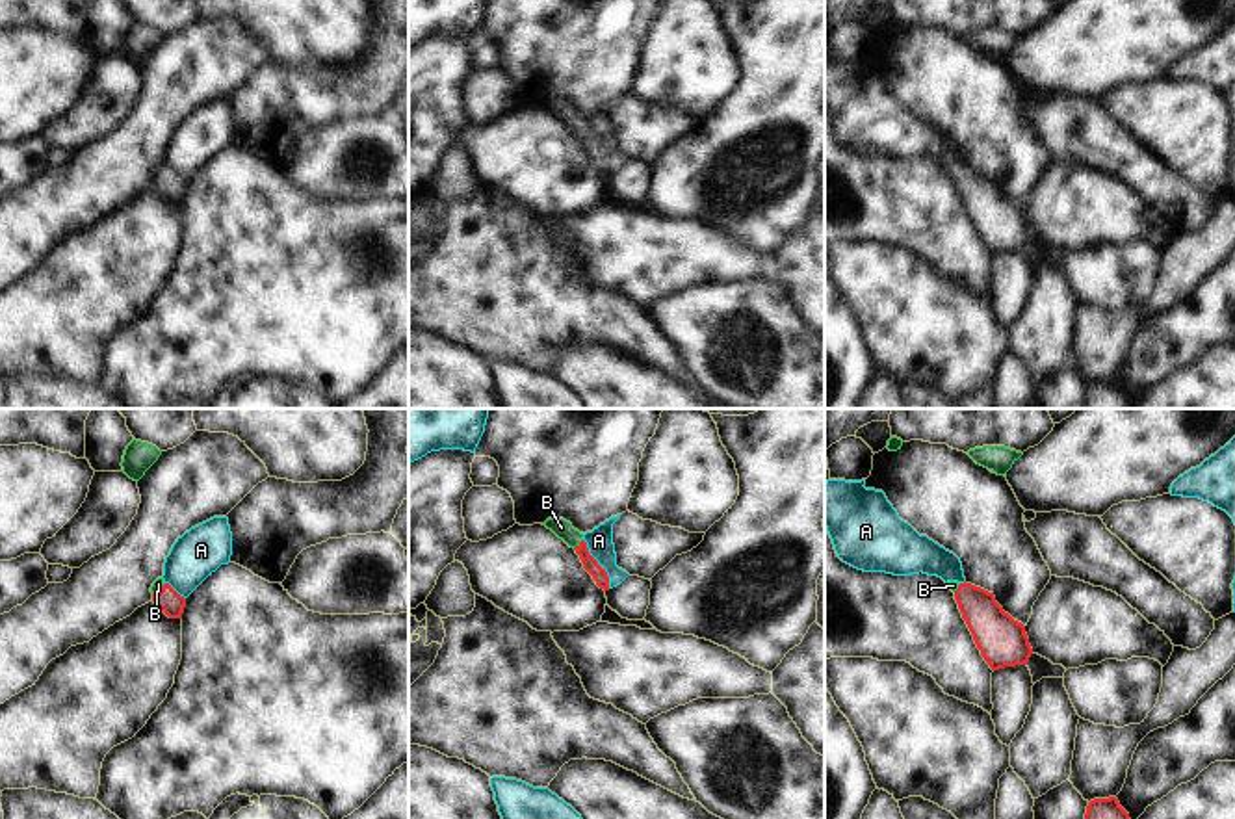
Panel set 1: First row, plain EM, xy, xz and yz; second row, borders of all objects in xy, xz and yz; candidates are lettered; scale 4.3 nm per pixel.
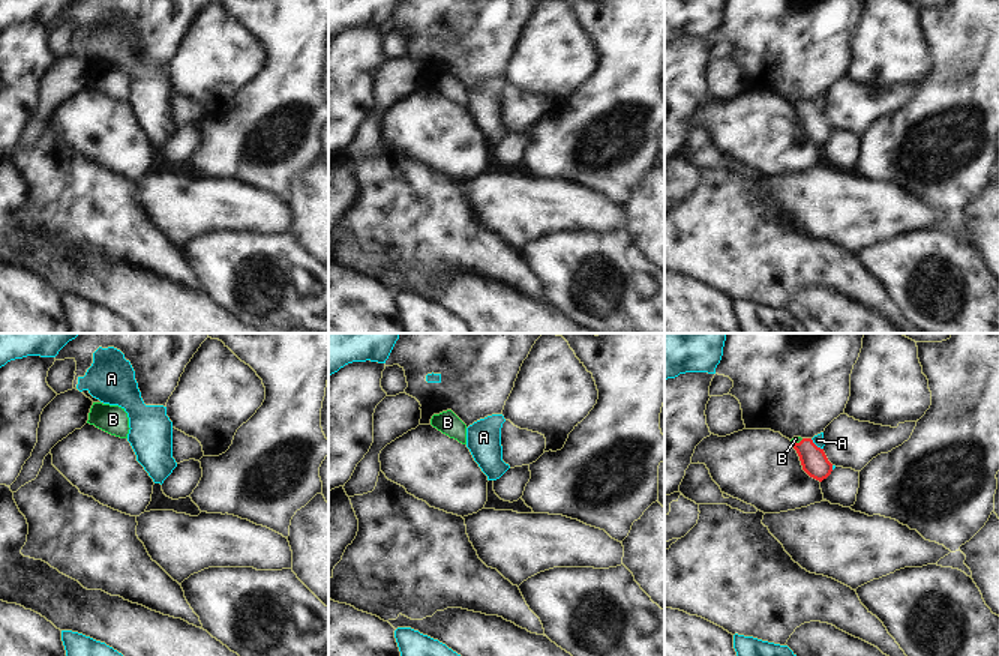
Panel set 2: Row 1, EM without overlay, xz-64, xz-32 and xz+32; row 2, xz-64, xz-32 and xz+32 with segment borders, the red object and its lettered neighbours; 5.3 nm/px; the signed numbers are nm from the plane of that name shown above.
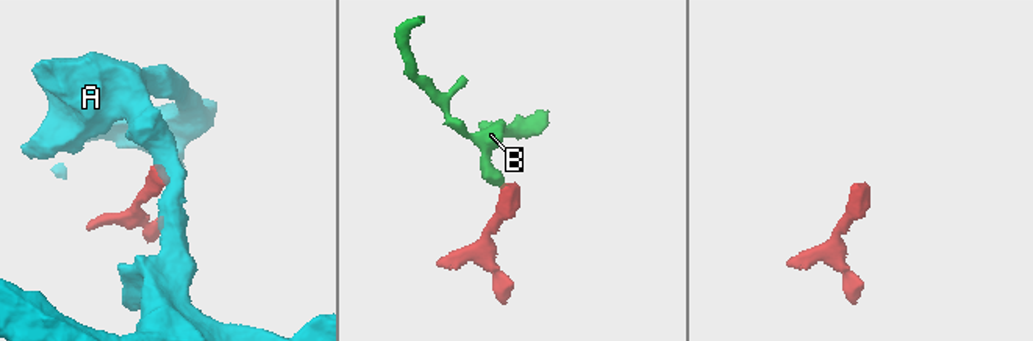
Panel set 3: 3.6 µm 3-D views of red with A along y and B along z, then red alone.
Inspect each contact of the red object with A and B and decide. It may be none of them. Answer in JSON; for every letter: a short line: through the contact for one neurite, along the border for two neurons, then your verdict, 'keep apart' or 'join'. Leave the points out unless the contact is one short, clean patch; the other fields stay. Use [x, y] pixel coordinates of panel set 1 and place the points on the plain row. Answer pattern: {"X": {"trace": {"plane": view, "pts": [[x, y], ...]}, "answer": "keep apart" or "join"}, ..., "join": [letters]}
{"A": {"trace": {"plane": "xz", "pts": [[584, 123], [589, 138], [606, 156], [610, 171]]}, "answer": "keep apart"}, "B": {"trace": {"plane": "xz", "pts": [[591, 149], [580, 129], [561, 112]]}, "answer": "join"}, "join": ["B"]}

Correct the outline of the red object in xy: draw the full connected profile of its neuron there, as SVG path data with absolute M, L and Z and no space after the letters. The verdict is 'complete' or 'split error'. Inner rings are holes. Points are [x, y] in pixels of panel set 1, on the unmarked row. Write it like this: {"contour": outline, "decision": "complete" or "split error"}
{"contour": "M158 162L152 171L152 186L169 201L182 202L186 182L180 180L163 162Z", "decision": "split error"}

